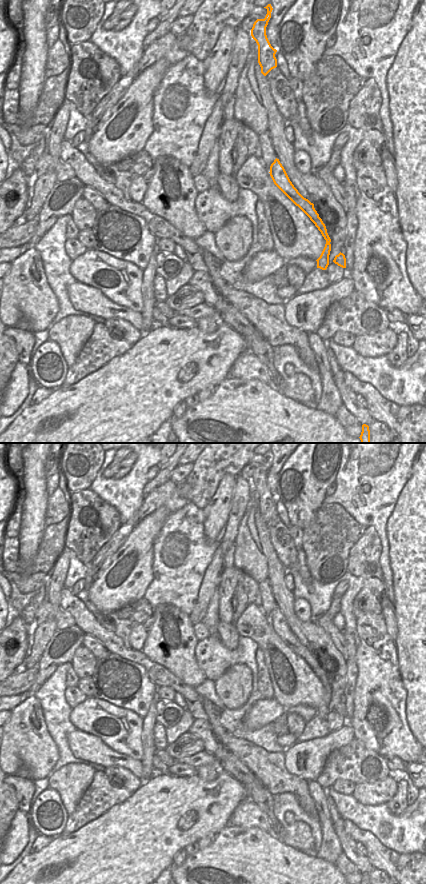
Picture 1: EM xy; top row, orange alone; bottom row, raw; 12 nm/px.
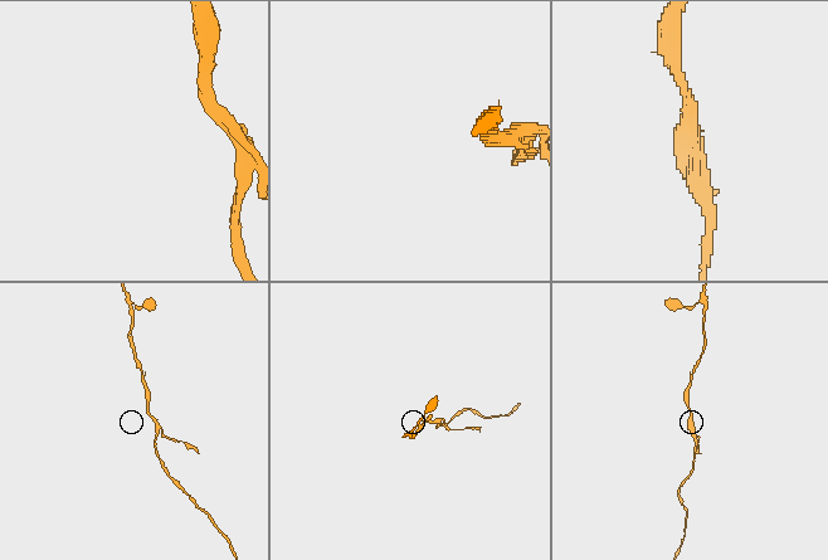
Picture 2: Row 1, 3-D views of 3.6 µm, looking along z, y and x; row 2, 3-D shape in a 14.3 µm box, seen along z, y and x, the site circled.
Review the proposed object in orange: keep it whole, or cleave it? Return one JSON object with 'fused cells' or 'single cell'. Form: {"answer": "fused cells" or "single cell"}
{"answer": "fused cells"}

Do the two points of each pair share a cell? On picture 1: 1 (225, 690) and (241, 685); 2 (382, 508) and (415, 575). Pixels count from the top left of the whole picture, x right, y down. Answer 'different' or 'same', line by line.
1: same
2: different

